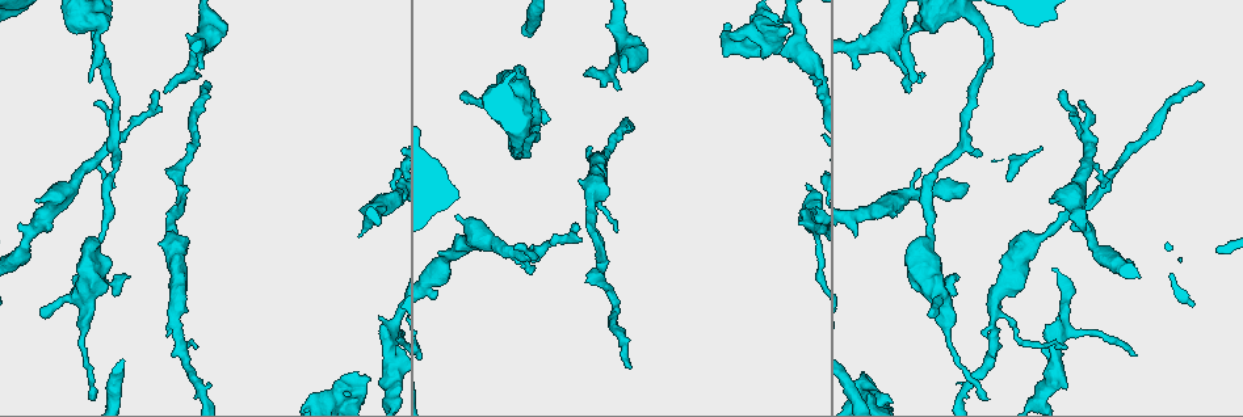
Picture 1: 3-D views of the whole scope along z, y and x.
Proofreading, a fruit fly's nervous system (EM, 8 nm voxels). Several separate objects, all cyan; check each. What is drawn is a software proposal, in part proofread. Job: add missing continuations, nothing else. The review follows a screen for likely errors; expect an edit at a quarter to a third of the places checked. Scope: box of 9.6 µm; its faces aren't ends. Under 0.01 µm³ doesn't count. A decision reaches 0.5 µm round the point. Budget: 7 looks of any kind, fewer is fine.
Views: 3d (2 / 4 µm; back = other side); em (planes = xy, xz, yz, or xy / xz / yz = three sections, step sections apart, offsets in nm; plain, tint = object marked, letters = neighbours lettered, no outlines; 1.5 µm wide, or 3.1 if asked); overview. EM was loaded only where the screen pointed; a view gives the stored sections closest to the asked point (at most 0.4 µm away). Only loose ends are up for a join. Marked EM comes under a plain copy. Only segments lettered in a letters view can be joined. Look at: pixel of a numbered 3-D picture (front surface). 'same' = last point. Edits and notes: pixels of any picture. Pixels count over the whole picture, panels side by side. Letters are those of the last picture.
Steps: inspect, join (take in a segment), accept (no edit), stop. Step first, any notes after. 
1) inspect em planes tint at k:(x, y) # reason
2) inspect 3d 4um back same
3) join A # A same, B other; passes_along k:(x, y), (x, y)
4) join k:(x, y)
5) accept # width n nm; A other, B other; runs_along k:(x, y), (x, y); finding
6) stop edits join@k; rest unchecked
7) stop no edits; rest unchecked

inspect em planes letters at 1:(464, 95) # branch stops here

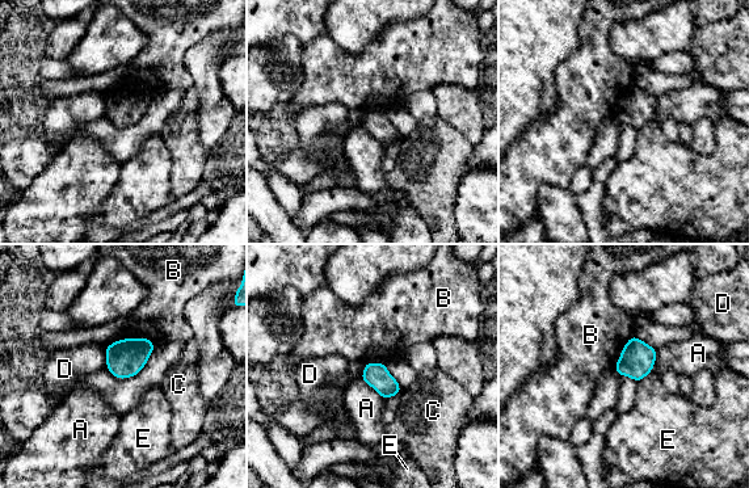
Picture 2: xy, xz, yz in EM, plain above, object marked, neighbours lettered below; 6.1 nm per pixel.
accept # A other, B other, C other, D other, E other; border 2:(361, 379), (384, 400); no lettered segment goes on from it

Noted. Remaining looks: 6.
inspect em planes letters at 1:(616, 230) # branch stops here

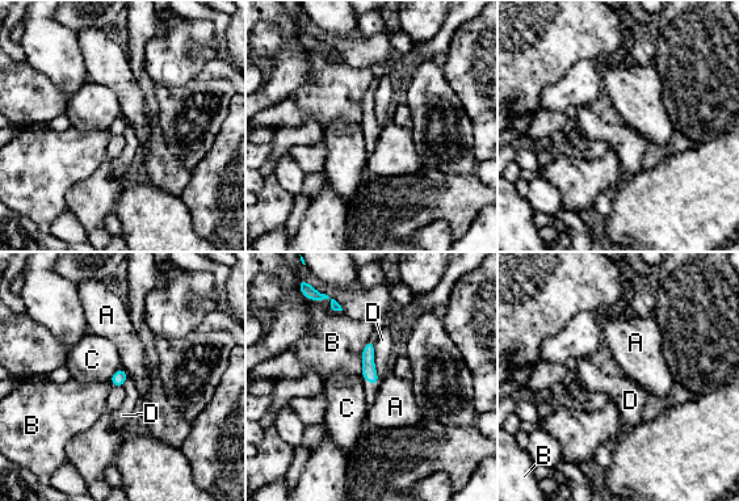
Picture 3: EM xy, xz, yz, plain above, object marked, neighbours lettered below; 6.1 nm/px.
accept # width 90 nm; A other, B other, C other, D other; border 3:(372, 340), (373, 362), (380, 380); no lettered segment goes on from it

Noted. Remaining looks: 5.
inspect em xy step 4 tint at 1:(210, 84) # branch stops here

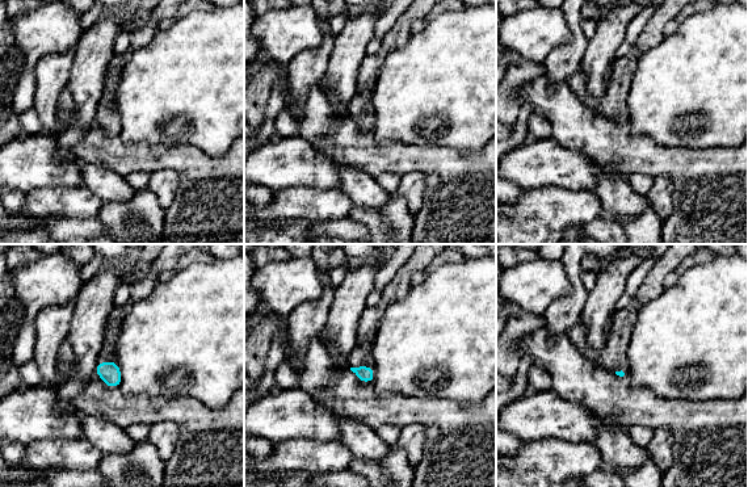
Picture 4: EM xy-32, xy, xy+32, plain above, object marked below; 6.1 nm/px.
inspect em planes letters same

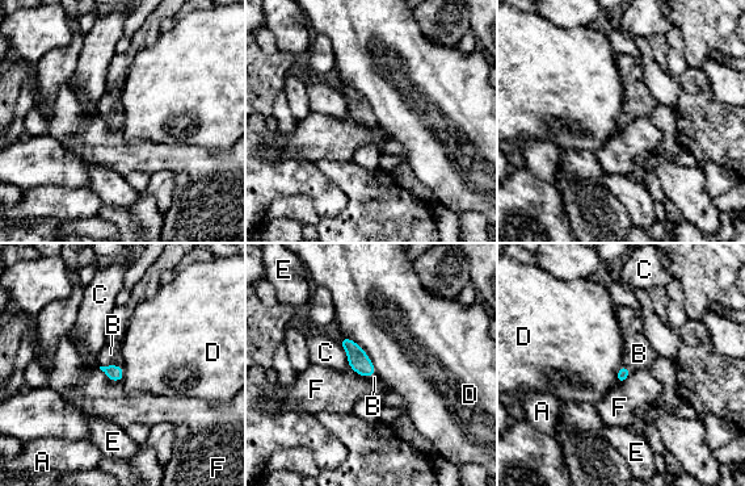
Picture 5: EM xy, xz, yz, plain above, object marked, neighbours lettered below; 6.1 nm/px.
join B # A other, B same, C other, D other, E other, F other; passes_along 5:(113, 372), (112, 365), (110, 353); it goes on there

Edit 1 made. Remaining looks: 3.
stop edits join@5; rest unchecked

